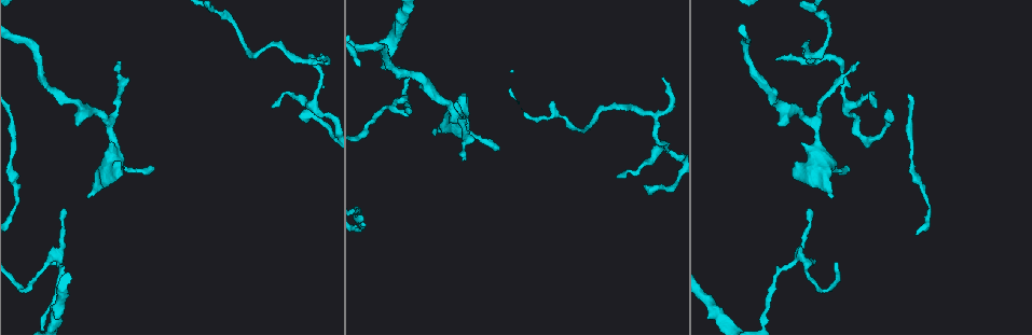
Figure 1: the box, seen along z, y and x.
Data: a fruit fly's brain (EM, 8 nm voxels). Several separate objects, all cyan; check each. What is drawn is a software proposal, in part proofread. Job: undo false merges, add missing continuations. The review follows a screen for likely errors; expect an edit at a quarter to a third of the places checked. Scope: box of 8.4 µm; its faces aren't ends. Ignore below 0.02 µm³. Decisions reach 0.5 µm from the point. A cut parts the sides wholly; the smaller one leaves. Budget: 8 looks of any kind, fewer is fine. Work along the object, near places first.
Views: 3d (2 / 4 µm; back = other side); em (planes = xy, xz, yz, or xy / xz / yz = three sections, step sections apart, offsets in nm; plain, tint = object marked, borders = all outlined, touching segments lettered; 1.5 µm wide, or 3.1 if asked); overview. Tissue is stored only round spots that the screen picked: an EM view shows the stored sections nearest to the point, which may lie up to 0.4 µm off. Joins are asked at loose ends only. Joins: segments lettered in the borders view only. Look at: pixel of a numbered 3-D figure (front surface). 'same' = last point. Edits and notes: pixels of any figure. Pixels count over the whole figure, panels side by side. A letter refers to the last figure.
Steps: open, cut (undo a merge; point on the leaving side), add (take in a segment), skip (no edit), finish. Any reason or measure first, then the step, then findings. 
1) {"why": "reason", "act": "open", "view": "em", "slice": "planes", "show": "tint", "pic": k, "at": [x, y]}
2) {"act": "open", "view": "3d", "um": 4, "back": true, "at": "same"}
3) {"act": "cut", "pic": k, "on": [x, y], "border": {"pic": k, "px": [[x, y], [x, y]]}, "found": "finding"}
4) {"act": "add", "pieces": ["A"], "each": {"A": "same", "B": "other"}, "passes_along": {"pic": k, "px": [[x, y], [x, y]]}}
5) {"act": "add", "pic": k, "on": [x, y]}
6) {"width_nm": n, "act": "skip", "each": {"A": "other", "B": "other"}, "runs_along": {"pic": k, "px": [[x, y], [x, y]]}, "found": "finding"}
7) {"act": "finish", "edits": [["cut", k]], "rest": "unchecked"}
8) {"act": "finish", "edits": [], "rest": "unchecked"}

{"why": "sudden change in width", "act": "open", "view": "em", "slice": "planes", "show": "borders", "pic": 1, "at": [113, 151]}

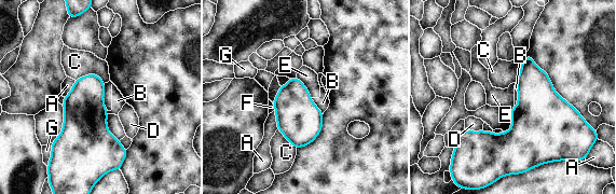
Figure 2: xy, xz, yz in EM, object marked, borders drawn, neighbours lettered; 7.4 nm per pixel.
{"act": "skip", "each": {"A": "other", "B": "other", "C": "other", "D": "other", "E": "other", "F": "other", "G": "other"}, "border": {"pic": 2, "px": [[515, 84], [517, 86], [516, 108]]}, "found": "one neuron here"}

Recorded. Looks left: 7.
{"why": "tapers out", "act": "open", "view": "3d", "um": 2, "pic": 1, "at": [777, 58]}

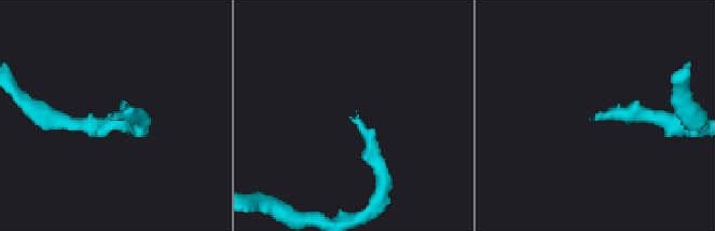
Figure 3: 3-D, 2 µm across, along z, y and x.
{"why": "now the EM", "act": "open", "view": "em", "slice": "planes", "show": "borders", "pic": 3, "at": [116, 118]}

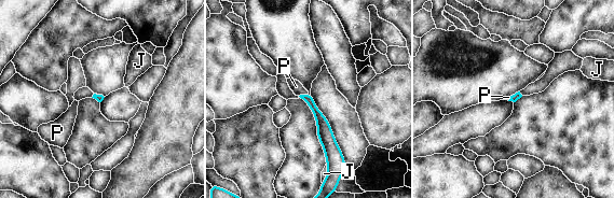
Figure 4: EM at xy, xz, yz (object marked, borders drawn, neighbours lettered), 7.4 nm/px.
{"act": "add", "pieces": ["P"], "each": {"J": "other", "P": "same"}, "passes_along": {"pic": 4, "px": [[321, 119], [303, 95], [296, 86]]}, "found": "it goes on there"}

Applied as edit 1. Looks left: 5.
{"why": "abrupt turn", "act": "open", "view": "3d", "um": 4, "back": true, "pic": 1, "at": [54, 259]}

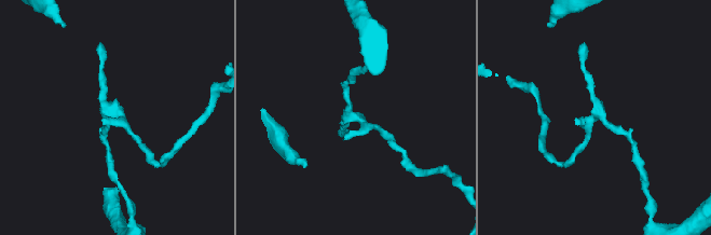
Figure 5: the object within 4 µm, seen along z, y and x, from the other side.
{"act": "open", "view": "em", "slice": "xz", "step": 8, "show": "tint", "pic": 5, "at": [593, 117]}

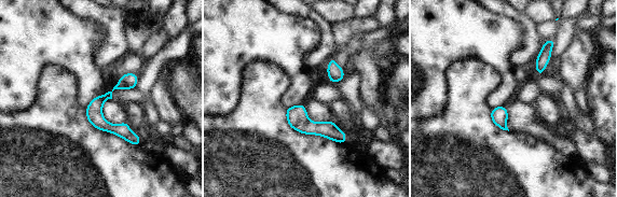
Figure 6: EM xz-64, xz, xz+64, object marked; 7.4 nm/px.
{"why": "cut it another way", "act": "open", "view": "em", "slice": "planes", "show": "borders", "at": "same"}

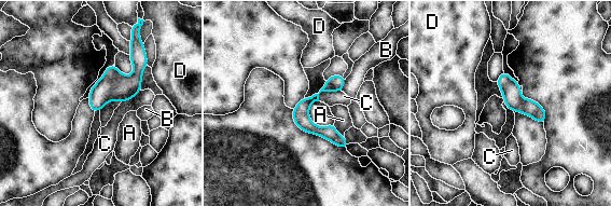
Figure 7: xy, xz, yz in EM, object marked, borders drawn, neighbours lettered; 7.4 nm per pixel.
{"act": "skip", "each": {"A": "other", "B": "other", "C": "other", "D": "other"}, "border": {"pic": 7, "px": [[341, 91], [322, 91], [318, 100]]}, "found": "all the same neuron"}

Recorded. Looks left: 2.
{"act": "finish", "edits": [["add", 4]], "rest": "unchecked"}

